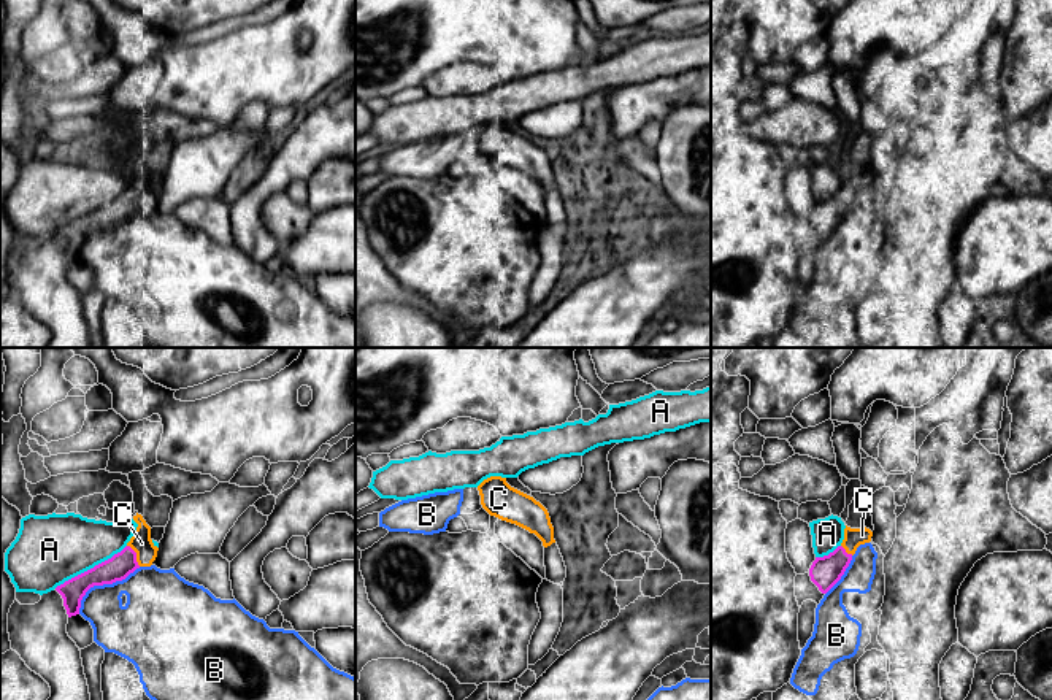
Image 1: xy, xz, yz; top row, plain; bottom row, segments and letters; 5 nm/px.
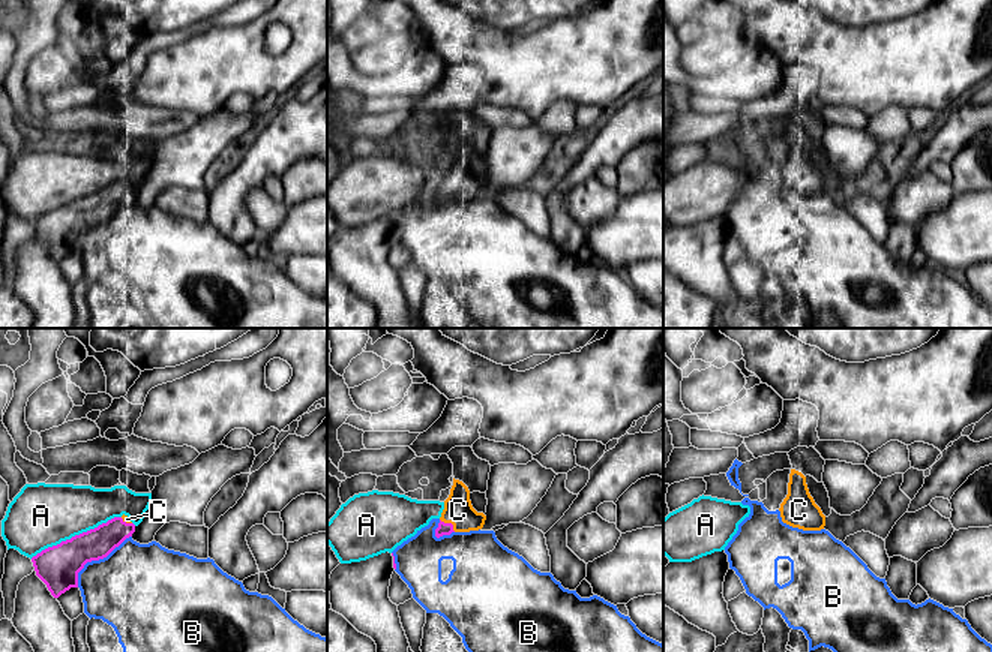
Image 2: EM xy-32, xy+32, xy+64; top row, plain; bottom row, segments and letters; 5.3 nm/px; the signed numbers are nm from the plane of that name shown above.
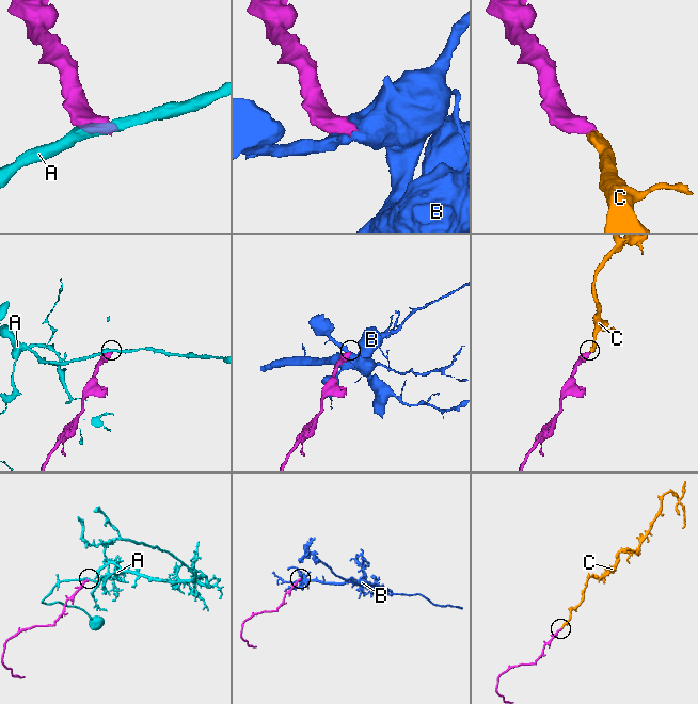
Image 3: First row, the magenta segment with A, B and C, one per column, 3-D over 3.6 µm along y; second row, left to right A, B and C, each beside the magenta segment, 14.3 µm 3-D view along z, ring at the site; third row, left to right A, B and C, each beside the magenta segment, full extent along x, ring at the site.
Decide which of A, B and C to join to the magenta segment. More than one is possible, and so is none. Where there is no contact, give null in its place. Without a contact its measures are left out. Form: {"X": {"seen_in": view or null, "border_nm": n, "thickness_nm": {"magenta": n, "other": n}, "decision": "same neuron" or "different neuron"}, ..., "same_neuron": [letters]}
{"A": {"seen_in": "xy", "border_nm": 420, "thickness_nm": {"magenta": 130, "other": 360}, "decision": "different neuron"}, "B": {"seen_in": "xy", "border_nm": 400, "thickness_nm": {"magenta": 130, "other": 240}, "decision": "different neuron"}, "C": {"seen_in": "xy", "border_nm": 130, "thickness_nm": {"magenta": 130, "other": 110}, "decision": "same neuron"}, "same_neuron": ["C"]}

